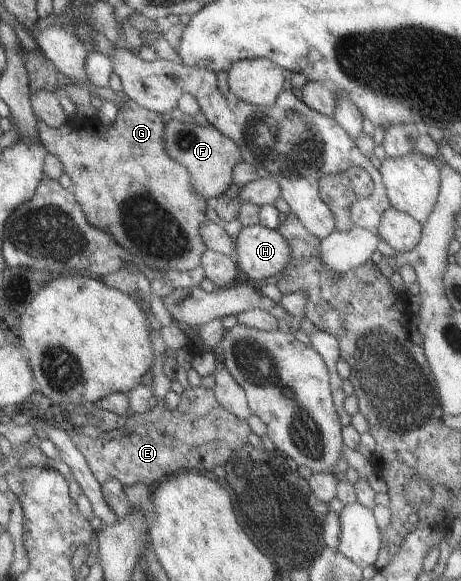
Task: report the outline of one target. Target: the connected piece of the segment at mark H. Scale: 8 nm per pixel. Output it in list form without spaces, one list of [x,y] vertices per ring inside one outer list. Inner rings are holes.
[[[262,224],[243,227],[236,237],[235,263],[257,282],[271,275],[278,276],[288,265],[291,247],[276,229]]]

